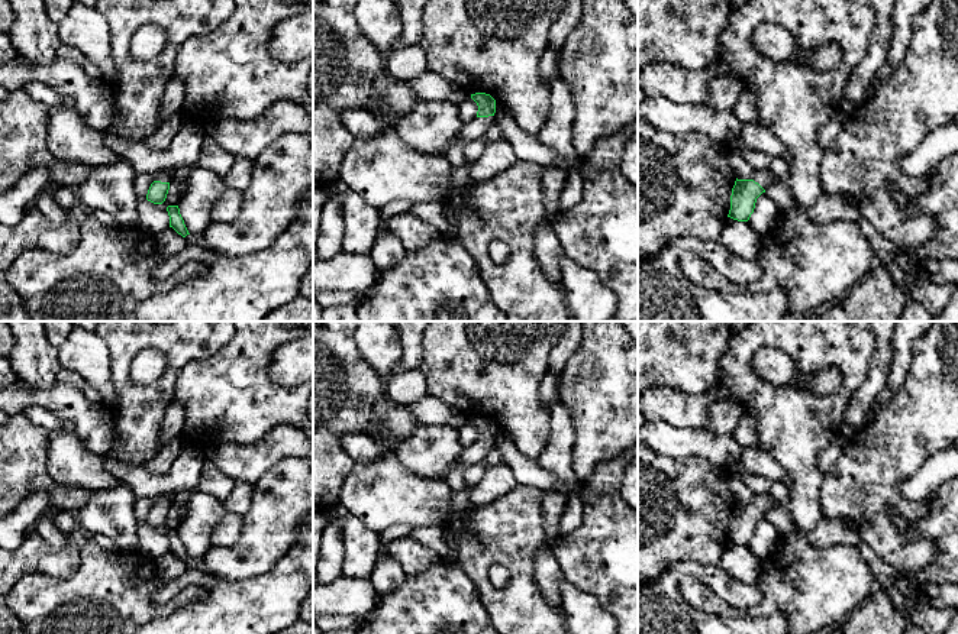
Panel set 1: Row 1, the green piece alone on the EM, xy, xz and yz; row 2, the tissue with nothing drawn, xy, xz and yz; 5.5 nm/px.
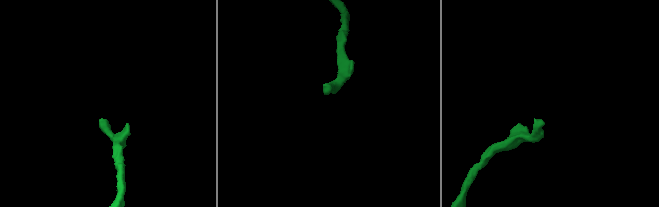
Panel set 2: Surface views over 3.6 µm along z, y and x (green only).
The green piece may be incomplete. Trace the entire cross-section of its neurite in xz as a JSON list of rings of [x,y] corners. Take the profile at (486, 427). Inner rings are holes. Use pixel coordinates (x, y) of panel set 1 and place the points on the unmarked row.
[[[486,417],[471,418],[471,423],[477,427],[478,436],[477,441],[470,447],[462,447],[459,459],[451,466],[451,469],[438,476],[435,481],[446,481],[454,469],[461,469],[464,466],[472,466],[484,460],[491,449],[494,449],[494,437],[496,437],[496,424]]]

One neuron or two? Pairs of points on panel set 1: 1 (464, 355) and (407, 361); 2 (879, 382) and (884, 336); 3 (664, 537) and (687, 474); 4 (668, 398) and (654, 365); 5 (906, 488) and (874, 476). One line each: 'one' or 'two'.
1: two
2: one
3: one
4: two
5: two

